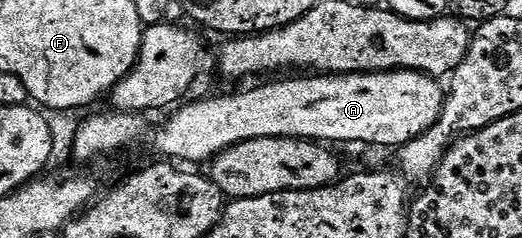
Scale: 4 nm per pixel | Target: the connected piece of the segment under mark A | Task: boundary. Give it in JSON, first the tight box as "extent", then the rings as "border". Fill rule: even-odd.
{"extent":[157,72,446,164],"border":[[[424,72],[301,76],[304,76],[301,80],[276,80],[233,96],[212,96],[193,104],[181,103],[157,130],[157,150],[164,155],[161,157],[189,160],[192,164],[211,161],[235,144],[275,136],[295,136],[298,140],[317,142],[337,140],[340,144],[361,140],[364,144],[381,144],[396,150],[434,126],[444,109],[446,92],[441,81]]]}

